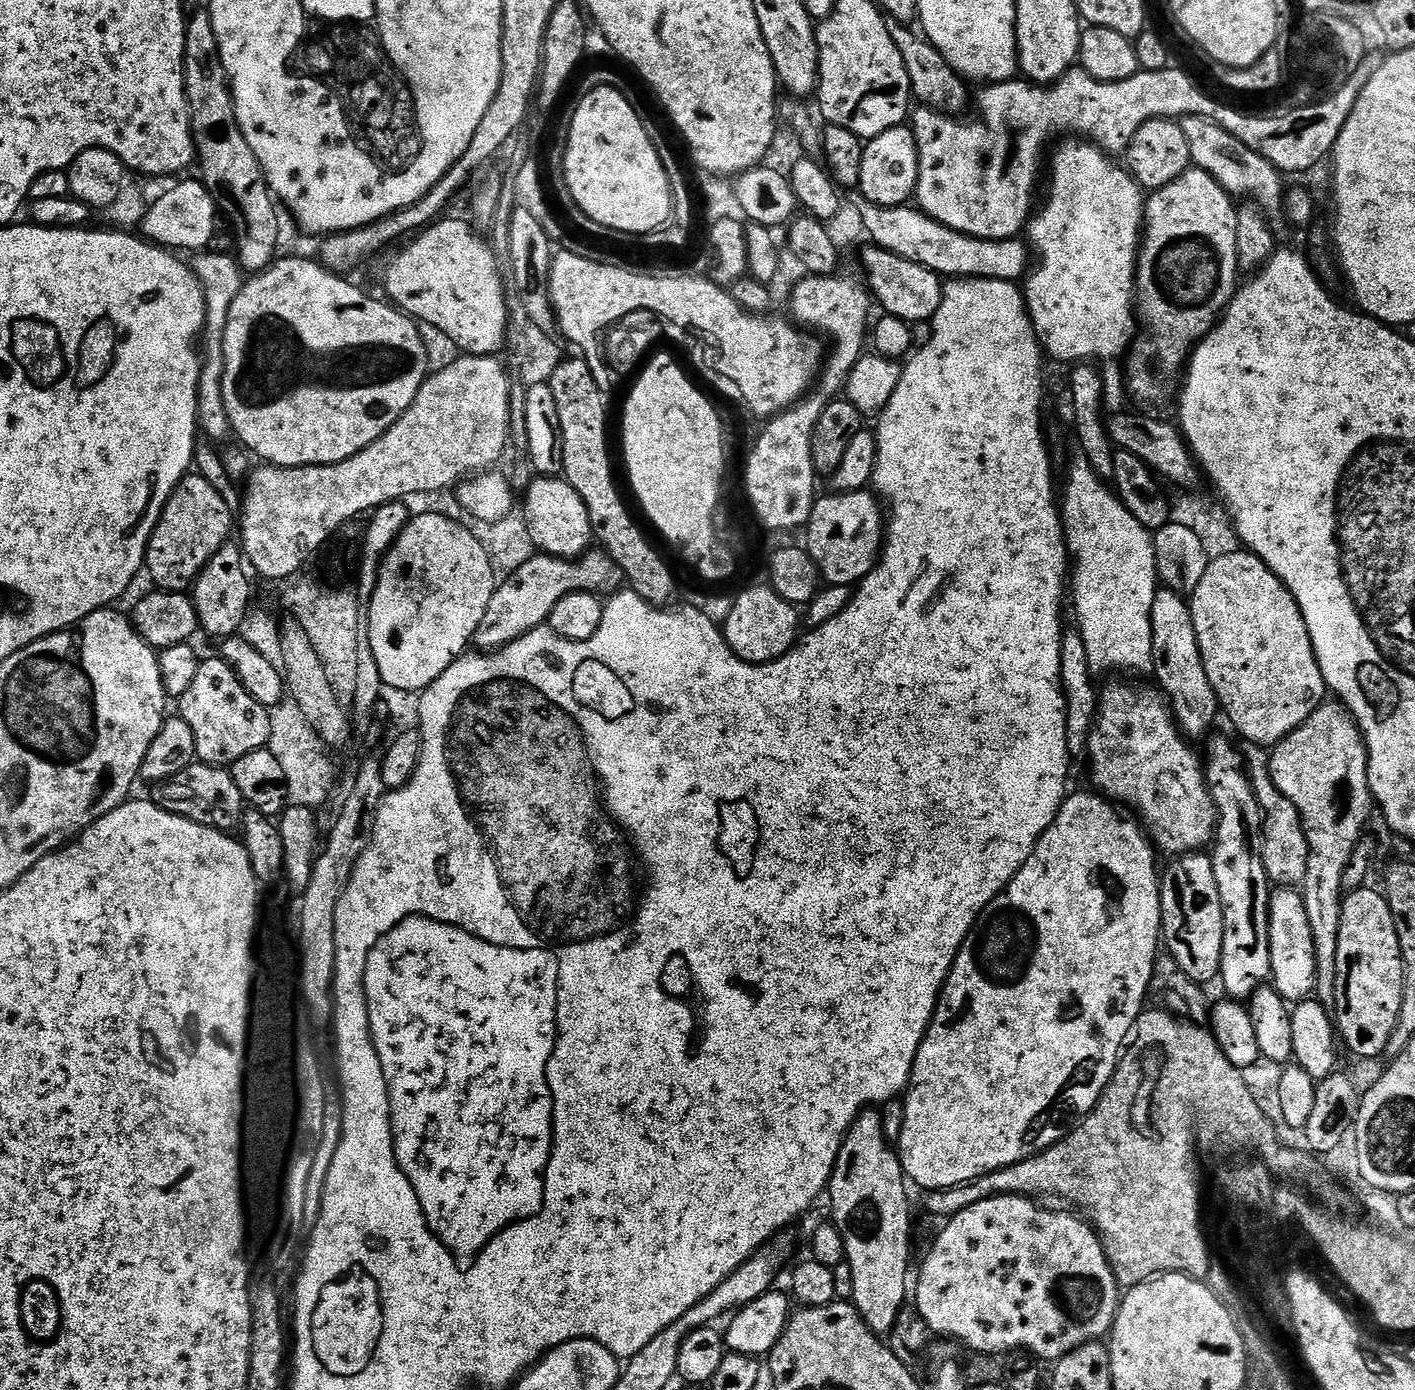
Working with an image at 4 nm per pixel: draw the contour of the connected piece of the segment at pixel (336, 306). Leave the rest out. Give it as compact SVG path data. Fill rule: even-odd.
M288 256L285 260L277 259L268 265L262 272L255 273L251 278L245 279L240 293L234 298L229 310L229 318L224 332L224 347L222 359L224 373L222 374L222 398L226 406L228 423L235 438L253 457L261 456L264 464L275 464L277 468L301 468L311 464L337 464L354 454L358 450L366 450L410 406L415 402L418 390L428 379L428 348L424 345L424 336L421 325L411 316L400 311L399 308L383 299L375 300L367 296L356 284L351 284L351 279L343 275L329 272L315 259L303 260L300 256Z

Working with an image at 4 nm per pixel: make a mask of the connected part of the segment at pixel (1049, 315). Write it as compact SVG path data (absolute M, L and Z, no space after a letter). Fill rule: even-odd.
M1072 142L1064 144L1056 153L1051 153L1052 181L1048 184L1048 197L1044 205L1039 205L1038 211L1029 219L1026 225L1026 240L1034 253L1034 263L1022 281L1024 305L1028 308L1028 317L1036 331L1036 339L1043 351L1048 352L1056 360L1076 360L1072 362L1096 362L1092 360L1116 360L1125 355L1132 347L1132 341L1138 335L1138 320L1134 315L1134 301L1136 299L1136 258L1140 254L1140 241L1144 231L1145 193L1132 178L1131 172L1115 164L1113 157L1103 148L1096 147L1091 142Z

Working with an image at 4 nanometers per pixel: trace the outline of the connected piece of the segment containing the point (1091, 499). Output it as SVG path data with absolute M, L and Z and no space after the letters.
M1075 449L1070 460L1066 490L1060 496L1060 518L1070 561L1070 604L1076 611L1076 624L1082 642L1086 642L1086 658L1093 673L1148 672L1152 666L1152 627L1150 610L1158 591L1156 574L1156 542L1153 533L1126 510L1126 506L1090 466L1086 454Z

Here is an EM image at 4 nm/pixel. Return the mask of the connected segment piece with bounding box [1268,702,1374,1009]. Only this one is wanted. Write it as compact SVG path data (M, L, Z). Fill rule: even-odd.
M1325 702L1319 708L1313 710L1310 718L1306 718L1306 722L1302 722L1300 728L1294 729L1285 740L1281 740L1279 744L1271 749L1268 769L1274 778L1274 786L1278 786L1278 790L1282 790L1282 794L1286 794L1286 798L1290 798L1290 802L1294 802L1294 806L1300 815L1300 824L1304 828L1306 834L1306 842L1308 843L1308 865L1306 866L1306 878L1302 885L1302 895L1304 897L1304 905L1306 906L1306 918L1310 922L1310 938L1314 938L1314 962L1316 963L1316 990L1315 999L1320 1001L1320 1005L1325 1009L1329 1009L1332 1003L1336 1001L1336 979L1338 978L1338 930L1342 926L1342 874L1346 870L1346 866L1350 862L1350 858L1354 854L1354 850L1361 844L1364 827L1368 824L1368 815L1371 814L1372 808L1374 812L1374 801L1372 799L1372 791L1368 785L1368 747L1364 745L1364 738L1360 734L1356 721L1348 715L1347 711L1339 703Z

